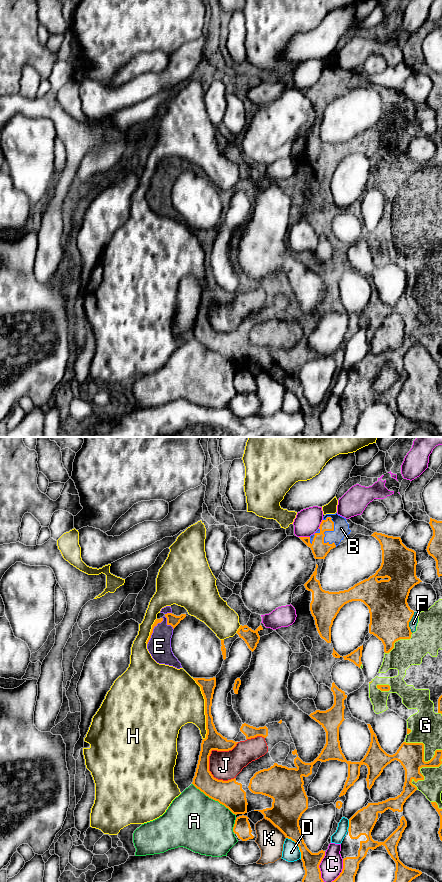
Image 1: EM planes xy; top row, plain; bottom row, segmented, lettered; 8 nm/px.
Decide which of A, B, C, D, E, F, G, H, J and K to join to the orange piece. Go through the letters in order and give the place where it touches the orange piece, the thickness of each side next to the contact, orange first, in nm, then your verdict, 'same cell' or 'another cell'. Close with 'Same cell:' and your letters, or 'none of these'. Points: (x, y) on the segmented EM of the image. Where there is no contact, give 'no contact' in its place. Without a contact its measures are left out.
A: meets orange in xy at (214, 799); 220 nm thick on the orange side, 460 nm on the other; another cell
B: meets orange in xy at (325, 530); 130 nm thick on the orange side, 130 nm on the other; same cell
C: meets orange in xy at (318, 867); 140 nm thick on the orange side, 180 nm on the other; another cell
D: meets orange in xy at (298, 846); 220 nm thick on the orange side, 140 nm on the other; another cell
E: meets orange in xy at (152, 630); 40 nm thick on the orange side, 190 nm on the other; same cell
F: meets orange in xy at (409, 621); 320 nm thick on the orange side, 60 nm on the other; same cell
G: meets orange in xy at (423, 753); 200 nm thick on the orange side, 260 nm on the other; same cell
H: meets orange in xy at (205, 709); 130 nm thick on the orange side, 420 nm on the other; another cell
J: meets orange in xy at (211, 750); 160 nm thick on the orange side, 240 nm on the other; another cell
K: meets orange in xy at (275, 826); 280 nm thick on the orange side, 220 nm on the other; another cell
Same cell: B, E, F, G

